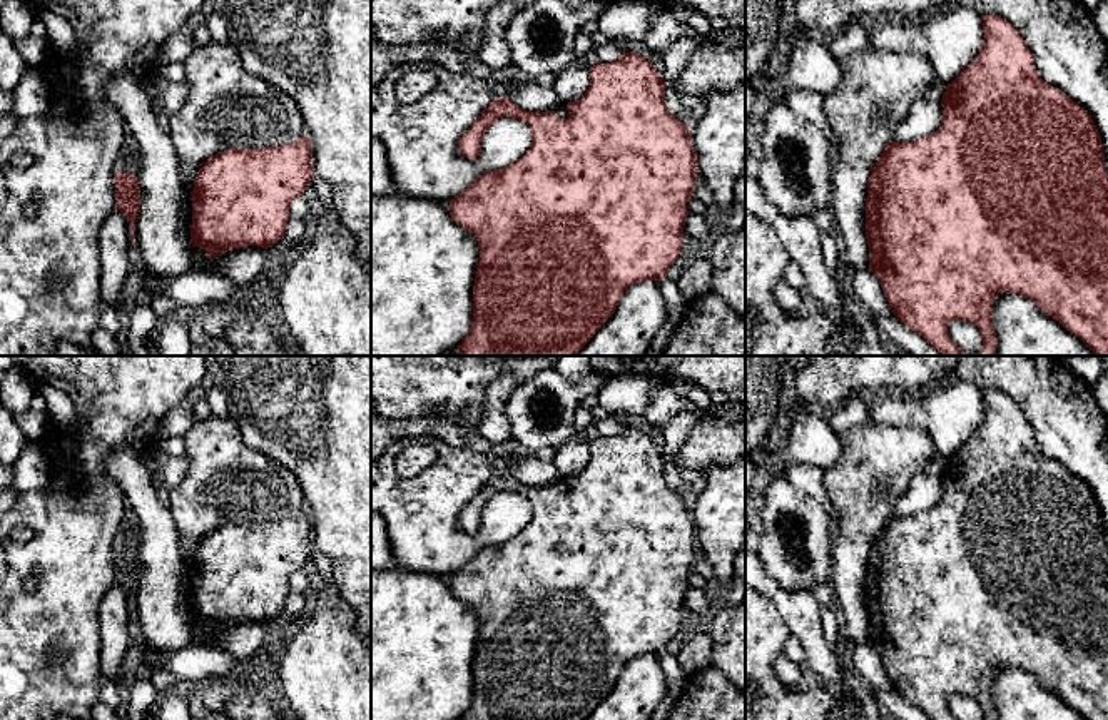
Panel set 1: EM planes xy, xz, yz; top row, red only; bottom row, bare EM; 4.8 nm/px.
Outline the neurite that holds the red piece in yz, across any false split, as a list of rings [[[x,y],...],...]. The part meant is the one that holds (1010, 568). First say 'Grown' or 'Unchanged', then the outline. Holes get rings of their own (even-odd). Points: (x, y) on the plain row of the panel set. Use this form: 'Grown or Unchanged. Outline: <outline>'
Unchanged. Outline: [[[983,389],[983,403],[979,429],[946,461],[941,501],[919,515],[889,515],[871,545],[866,573],[869,643],[877,650],[892,688],[931,720],[956,720],[948,707],[949,695],[973,697],[983,710],[983,720],[998,720],[993,678],[1004,667],[1031,673],[1086,720],[1108,720],[1108,545],[1100,506],[1088,484],[1039,451],[1031,424],[1013,399],[998,389]]]

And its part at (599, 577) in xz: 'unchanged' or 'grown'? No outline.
grown

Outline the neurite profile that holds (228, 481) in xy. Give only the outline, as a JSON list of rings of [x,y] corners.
[[[232,416],[196,419],[180,436],[189,461],[187,473],[164,496],[174,516],[179,548],[187,566],[192,566],[199,543],[219,526],[279,521],[307,510],[292,471],[247,446]]]

